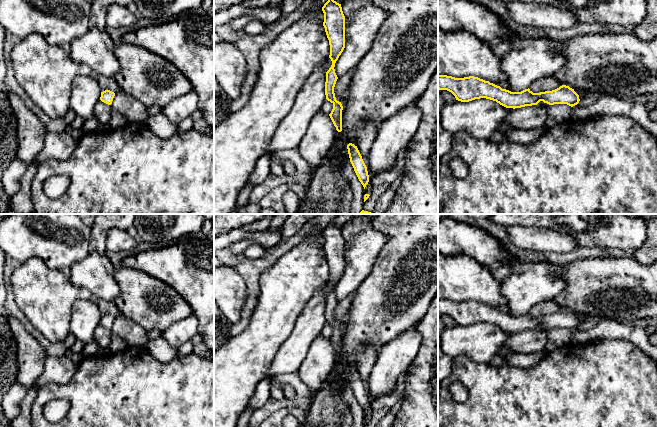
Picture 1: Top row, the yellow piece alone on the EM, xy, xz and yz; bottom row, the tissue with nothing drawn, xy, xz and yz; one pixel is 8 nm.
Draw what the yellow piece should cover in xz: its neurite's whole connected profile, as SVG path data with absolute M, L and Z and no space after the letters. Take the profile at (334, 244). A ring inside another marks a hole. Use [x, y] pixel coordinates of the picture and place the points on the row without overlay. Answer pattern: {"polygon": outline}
{"polygon": "M330 221L322 231L324 237L323 250L330 269L329 282L332 289L326 296L325 319L326 324L321 335L328 338L338 356L342 355L341 325L347 320L354 294L338 301L335 297L335 287L345 272L345 240L341 228Z"}

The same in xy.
{"polygon": "M99 300L96 305L102 315L100 324L108 329L111 329L115 318L120 315L115 301Z"}

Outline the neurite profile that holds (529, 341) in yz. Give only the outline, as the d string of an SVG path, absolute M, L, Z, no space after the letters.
M539 329L515 332L506 340L506 348L514 353L544 352L549 331Z

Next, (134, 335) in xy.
M121 314L115 317L111 331L122 338L128 347L145 347L149 341L146 330Z

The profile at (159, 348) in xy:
M162 336L149 340L145 347L155 359L163 363L171 361L178 355L177 348L173 347Z

